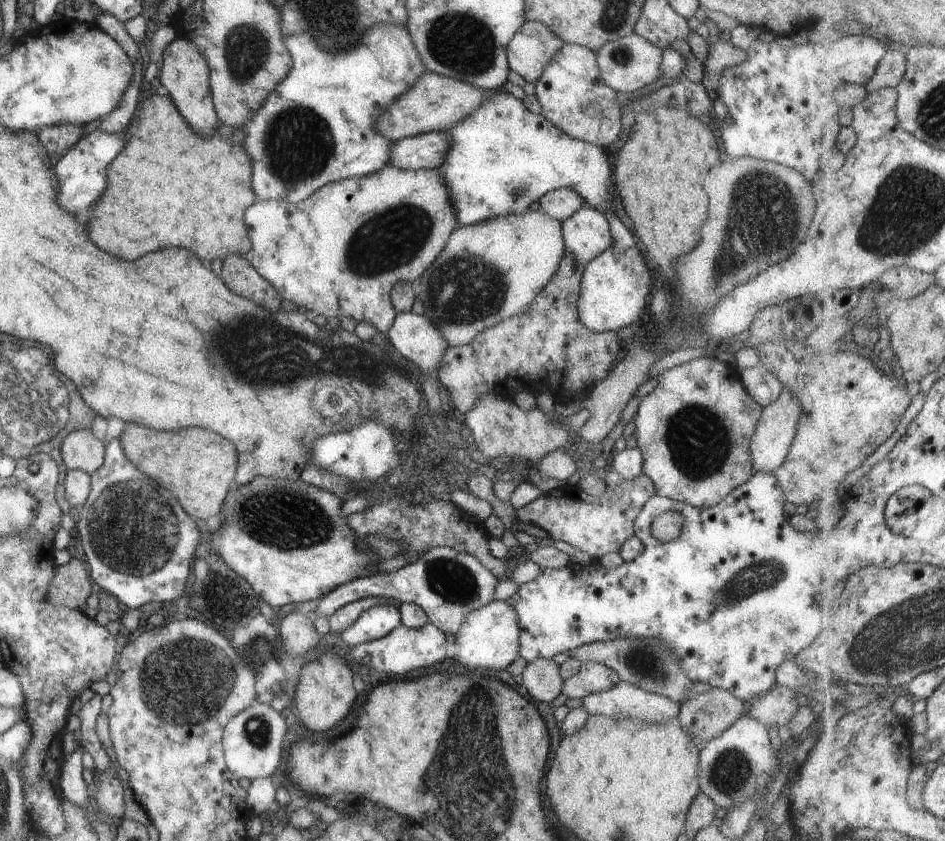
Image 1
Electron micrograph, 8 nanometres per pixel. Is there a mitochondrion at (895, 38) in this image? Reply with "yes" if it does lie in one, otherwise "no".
no

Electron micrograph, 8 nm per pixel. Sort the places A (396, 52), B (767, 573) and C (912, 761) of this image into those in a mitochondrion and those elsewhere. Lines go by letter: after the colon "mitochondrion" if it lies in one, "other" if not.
A: other
B: mitochondrion
C: other

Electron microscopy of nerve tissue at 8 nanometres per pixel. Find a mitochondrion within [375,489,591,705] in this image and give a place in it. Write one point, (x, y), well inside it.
(452, 581)

